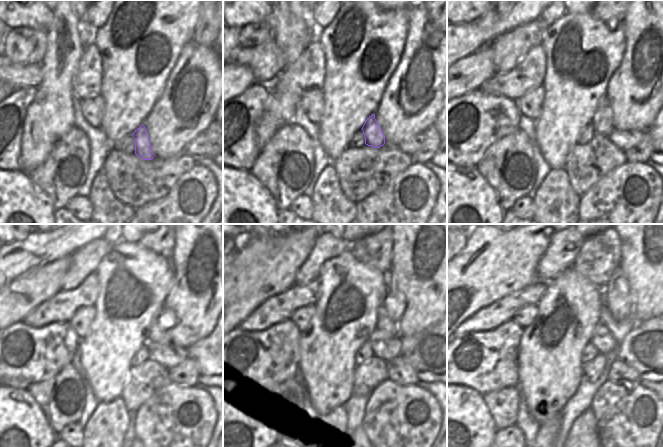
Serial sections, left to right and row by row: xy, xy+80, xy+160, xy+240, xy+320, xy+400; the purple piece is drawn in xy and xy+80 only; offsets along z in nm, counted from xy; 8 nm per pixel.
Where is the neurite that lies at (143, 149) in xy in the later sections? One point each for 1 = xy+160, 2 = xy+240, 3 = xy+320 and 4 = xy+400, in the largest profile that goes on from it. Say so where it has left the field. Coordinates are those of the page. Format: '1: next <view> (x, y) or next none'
1: next xy+160 (602, 121)
2: next xy+240 (158, 333)
3: next xy+320 (392, 307)
4: next xy+400 (616, 298)

